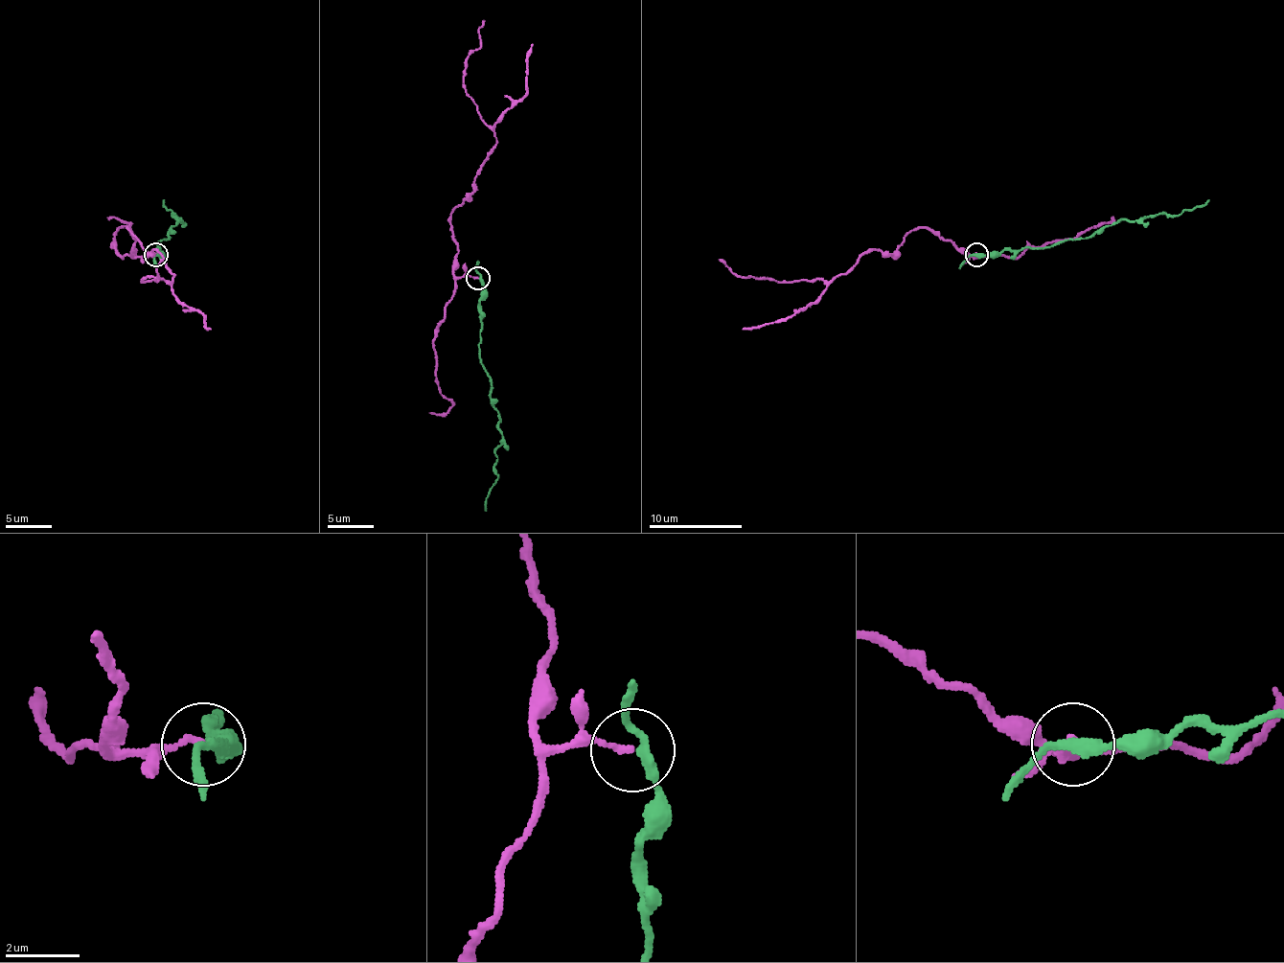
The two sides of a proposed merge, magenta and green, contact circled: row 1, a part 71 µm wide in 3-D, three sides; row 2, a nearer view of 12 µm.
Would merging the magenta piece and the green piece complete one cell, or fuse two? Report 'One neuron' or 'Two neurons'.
Two neurons

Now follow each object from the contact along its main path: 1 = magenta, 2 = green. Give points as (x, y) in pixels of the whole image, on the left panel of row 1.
1: (155, 254), (132, 256), (136, 242), (129, 228), (173, 272), (141, 282), (157, 277), (162, 259)
2: (157, 254), (162, 254), (157, 252), (157, 247), (169, 238), (176, 219), (181, 221), (162, 200)

